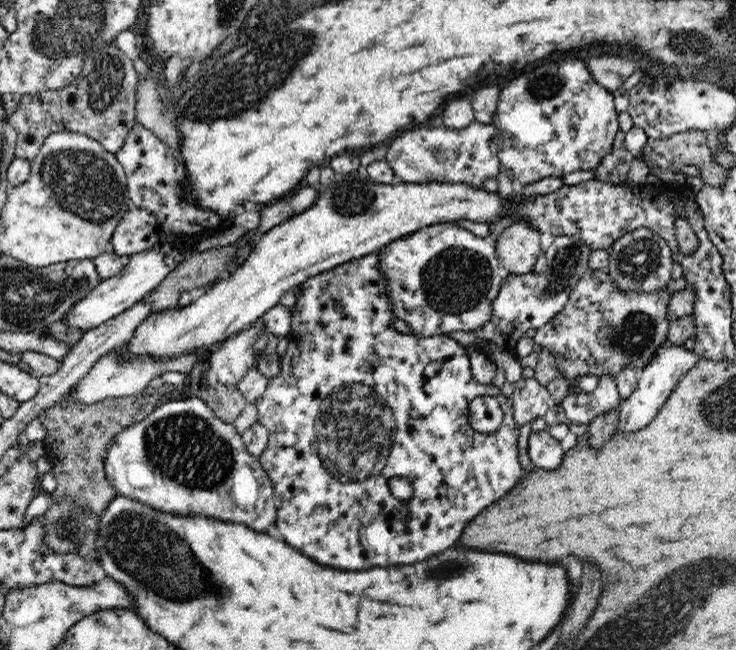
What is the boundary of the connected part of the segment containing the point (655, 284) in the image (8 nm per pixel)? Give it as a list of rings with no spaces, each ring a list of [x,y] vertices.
[[[638,227],[632,232],[620,236],[613,242],[609,251],[609,265],[606,270],[613,278],[613,283],[620,290],[641,290],[642,292],[654,292],[667,288],[672,279],[672,266],[675,263],[671,248],[667,240],[664,240],[651,228]]]

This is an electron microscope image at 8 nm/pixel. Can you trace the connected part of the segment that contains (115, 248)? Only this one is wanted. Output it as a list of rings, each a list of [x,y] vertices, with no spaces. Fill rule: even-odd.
[[[131,206],[112,232],[112,252],[130,257],[154,246],[159,241],[160,234],[162,228],[152,211]]]

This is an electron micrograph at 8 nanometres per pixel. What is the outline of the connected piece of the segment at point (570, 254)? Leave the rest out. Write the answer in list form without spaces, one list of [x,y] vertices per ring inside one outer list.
[[[555,236],[545,252],[546,272],[505,275],[501,289],[492,303],[494,316],[490,324],[475,330],[474,338],[493,342],[516,357],[514,348],[518,340],[525,336],[525,332],[549,324],[564,308],[573,287],[588,271],[591,252],[591,248],[577,236]]]

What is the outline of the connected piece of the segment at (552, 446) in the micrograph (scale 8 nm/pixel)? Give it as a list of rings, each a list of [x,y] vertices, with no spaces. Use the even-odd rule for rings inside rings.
[[[546,429],[533,430],[527,440],[527,452],[538,468],[554,470],[560,466],[566,444],[556,440]]]

